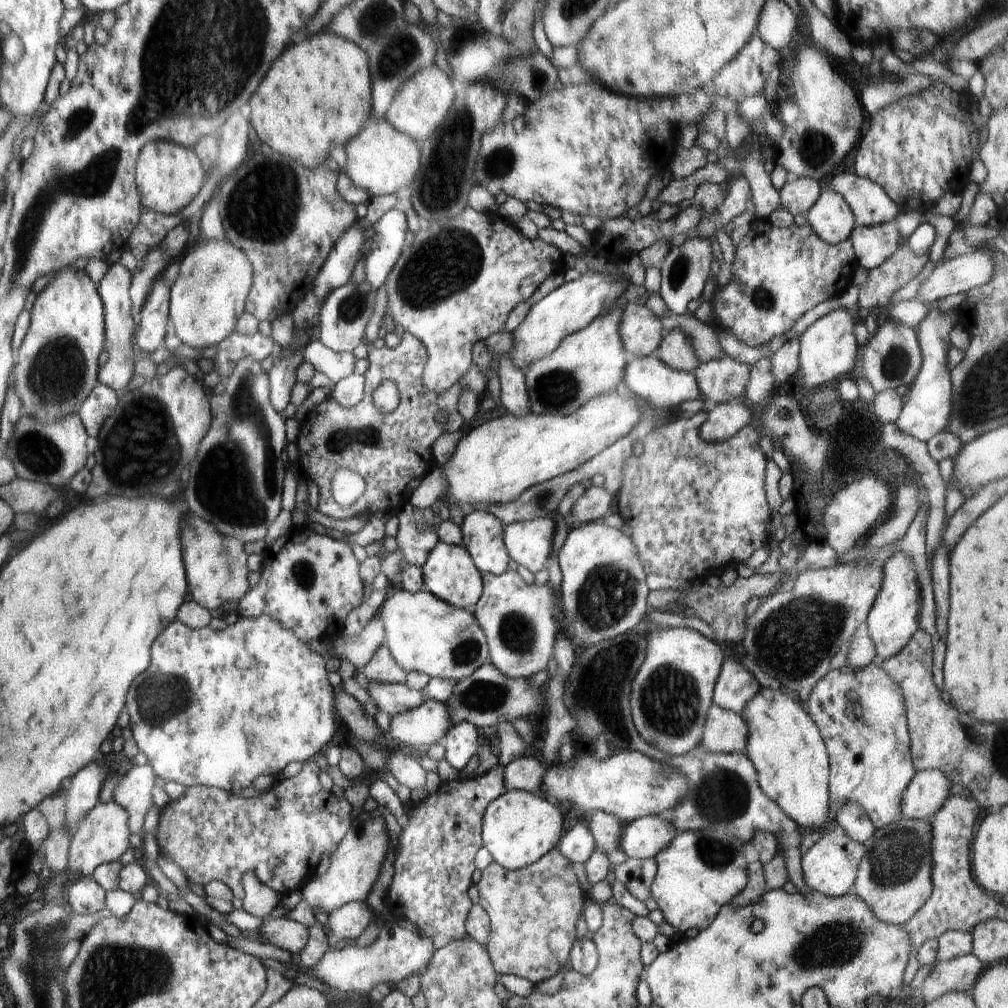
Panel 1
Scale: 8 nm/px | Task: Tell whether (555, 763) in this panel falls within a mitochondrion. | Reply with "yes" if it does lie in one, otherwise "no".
no

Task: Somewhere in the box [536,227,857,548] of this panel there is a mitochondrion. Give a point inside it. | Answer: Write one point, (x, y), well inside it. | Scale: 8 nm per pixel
(763, 298)

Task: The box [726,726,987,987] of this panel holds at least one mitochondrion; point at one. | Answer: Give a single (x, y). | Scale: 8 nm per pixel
(839, 941)

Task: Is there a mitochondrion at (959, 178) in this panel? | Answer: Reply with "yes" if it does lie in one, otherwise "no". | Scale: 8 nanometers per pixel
no

